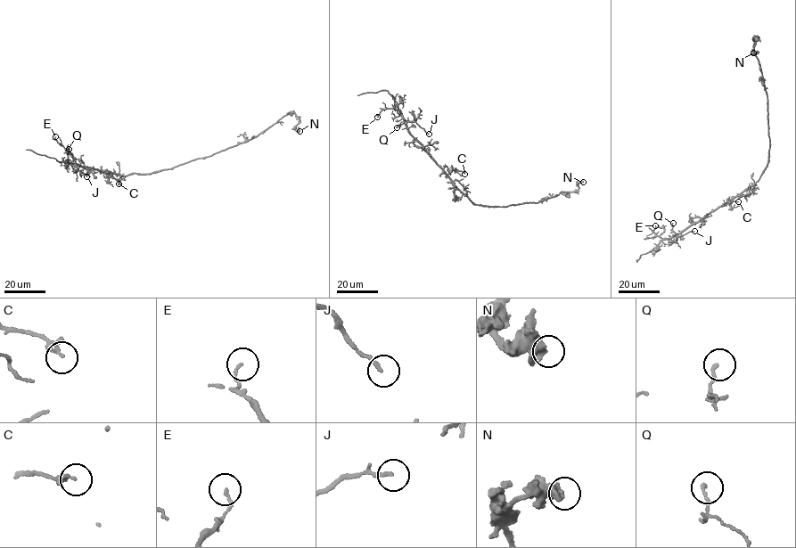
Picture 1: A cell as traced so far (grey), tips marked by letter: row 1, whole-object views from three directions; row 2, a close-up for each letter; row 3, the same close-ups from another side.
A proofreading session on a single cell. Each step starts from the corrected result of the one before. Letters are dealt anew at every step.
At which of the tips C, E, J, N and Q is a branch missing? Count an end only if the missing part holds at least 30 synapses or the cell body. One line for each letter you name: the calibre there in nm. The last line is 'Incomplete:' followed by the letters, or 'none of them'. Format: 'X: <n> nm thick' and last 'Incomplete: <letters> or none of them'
Incomplete: none of them

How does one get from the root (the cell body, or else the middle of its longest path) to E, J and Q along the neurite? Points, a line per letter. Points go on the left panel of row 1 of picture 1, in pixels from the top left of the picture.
E: (142, 174), (104, 173), (69, 163), (66, 151), (55, 136)
J: (142, 174), (122, 175), (70, 164), (86, 176)
Q: (142, 174), (122, 175), (72, 165), (74, 156), (69, 149)

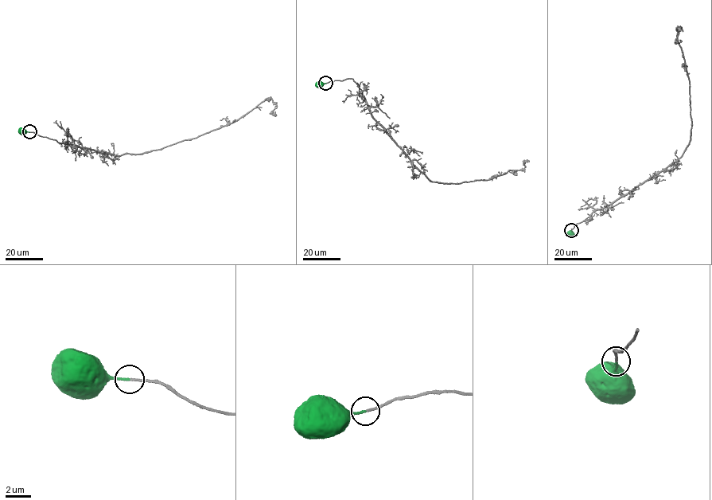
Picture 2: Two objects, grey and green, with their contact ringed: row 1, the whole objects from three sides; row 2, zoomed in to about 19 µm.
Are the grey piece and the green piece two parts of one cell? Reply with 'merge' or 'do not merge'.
merge

